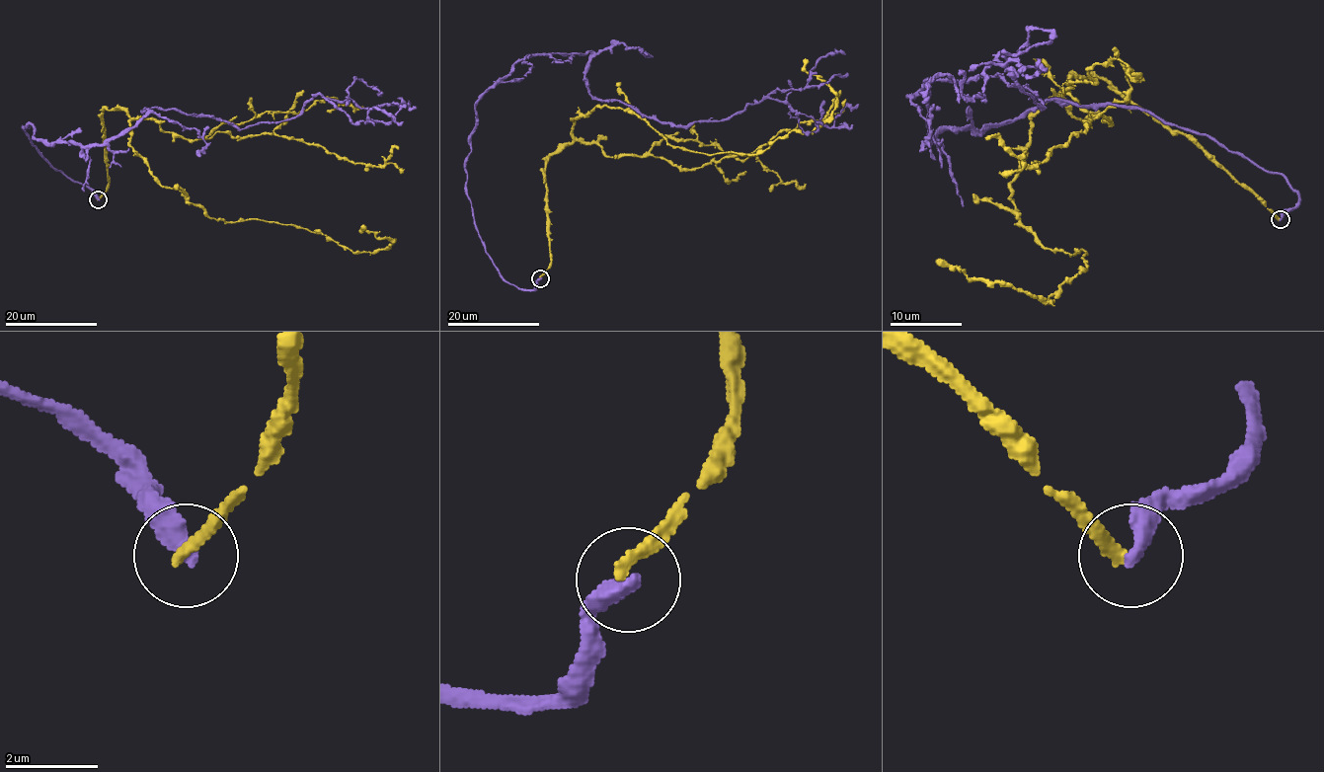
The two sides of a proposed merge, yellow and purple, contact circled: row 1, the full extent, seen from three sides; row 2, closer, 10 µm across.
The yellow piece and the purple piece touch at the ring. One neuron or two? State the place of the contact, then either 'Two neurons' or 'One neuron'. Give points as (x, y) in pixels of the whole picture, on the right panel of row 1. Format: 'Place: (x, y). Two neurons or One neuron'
Place: (1281, 219). Two neurons

